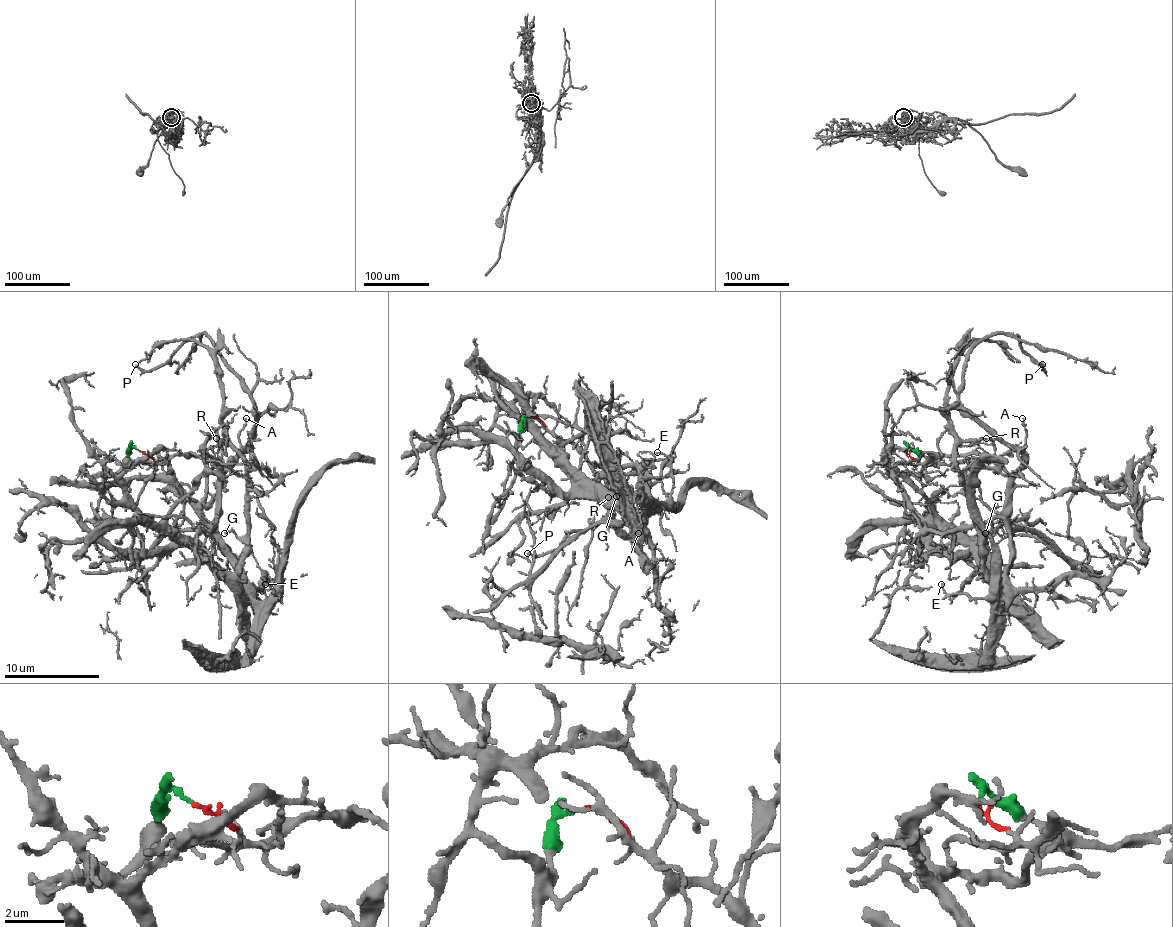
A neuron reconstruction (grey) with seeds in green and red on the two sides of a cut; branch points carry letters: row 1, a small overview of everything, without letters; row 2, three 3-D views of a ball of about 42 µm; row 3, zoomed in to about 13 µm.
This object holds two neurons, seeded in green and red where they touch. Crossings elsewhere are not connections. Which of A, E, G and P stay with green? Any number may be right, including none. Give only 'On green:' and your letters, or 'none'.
On green: G

